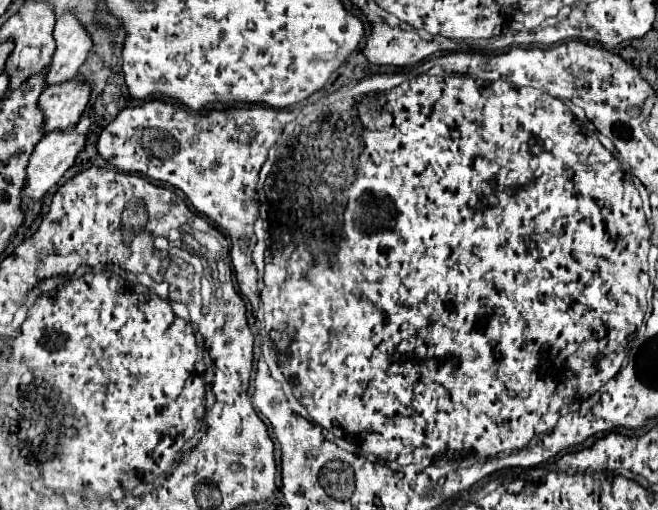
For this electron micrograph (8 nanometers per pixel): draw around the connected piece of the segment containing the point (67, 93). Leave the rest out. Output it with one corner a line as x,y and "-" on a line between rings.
75,79
63,85
45,87
37,103
43,115
43,135
53,131
71,131
89,101
89,91
89,85
77,83

